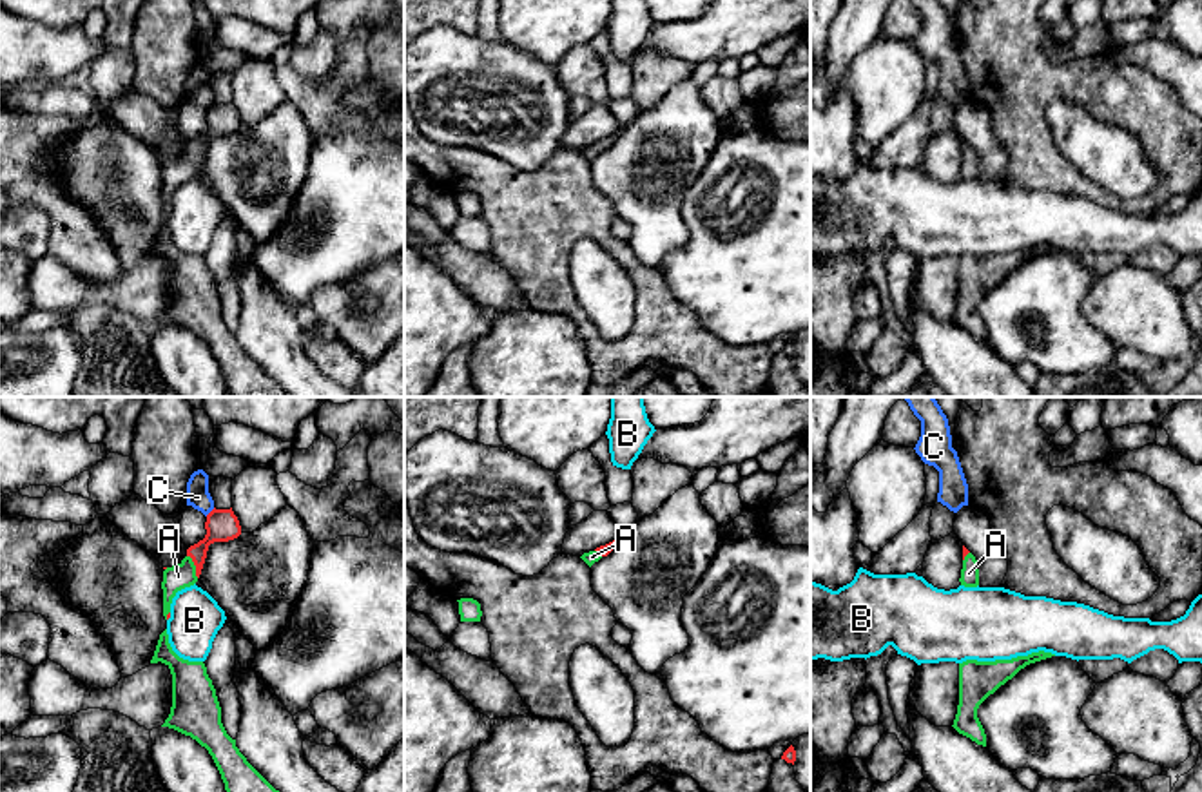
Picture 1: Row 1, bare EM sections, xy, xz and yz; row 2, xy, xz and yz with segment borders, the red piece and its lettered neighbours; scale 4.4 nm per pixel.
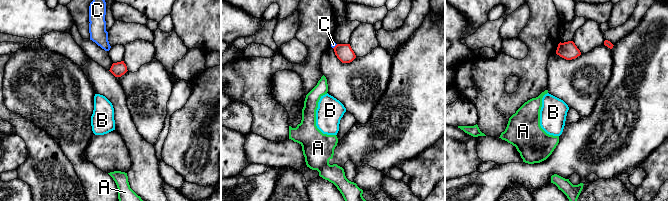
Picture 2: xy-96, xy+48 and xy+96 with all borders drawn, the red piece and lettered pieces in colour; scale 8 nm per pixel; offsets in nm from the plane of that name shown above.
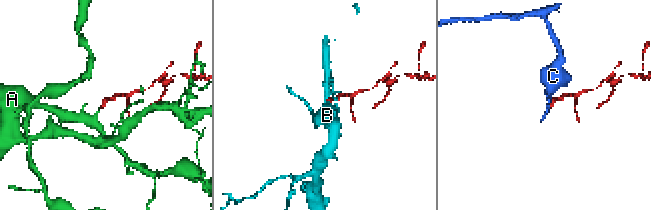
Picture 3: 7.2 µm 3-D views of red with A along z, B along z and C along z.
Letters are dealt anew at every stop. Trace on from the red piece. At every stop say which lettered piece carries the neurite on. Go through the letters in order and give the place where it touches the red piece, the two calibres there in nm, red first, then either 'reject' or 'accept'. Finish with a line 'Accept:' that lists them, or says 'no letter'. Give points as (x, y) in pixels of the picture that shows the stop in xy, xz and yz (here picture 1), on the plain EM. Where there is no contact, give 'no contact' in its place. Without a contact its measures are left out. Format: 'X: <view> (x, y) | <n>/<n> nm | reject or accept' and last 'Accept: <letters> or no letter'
A: xy (194, 158) | 140/110 nm | accept
B: xy (169, 211) | 20/220 nm | reject
C: xy (211, 106) | 140/100 nm | reject
Accept: A

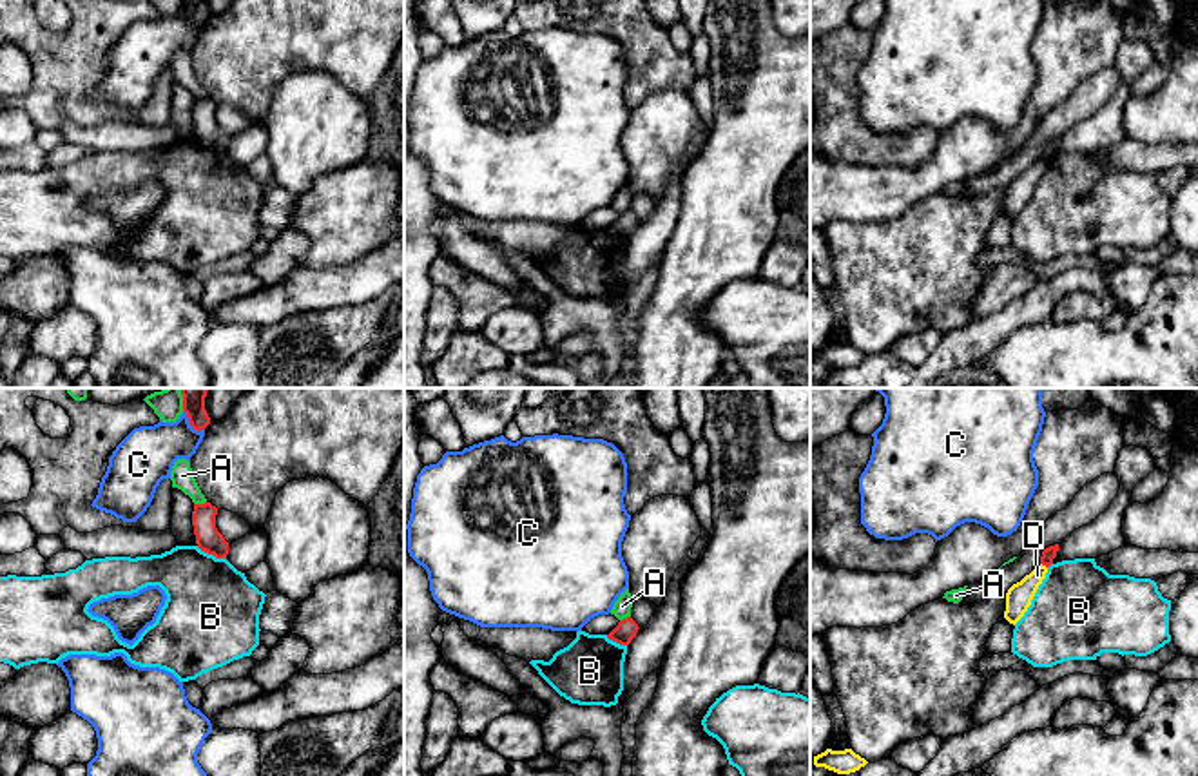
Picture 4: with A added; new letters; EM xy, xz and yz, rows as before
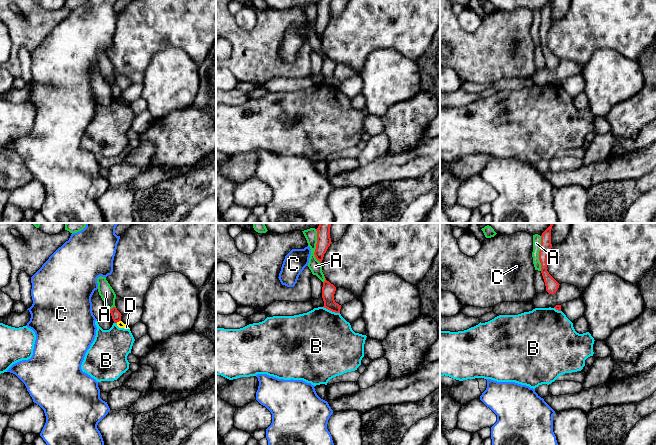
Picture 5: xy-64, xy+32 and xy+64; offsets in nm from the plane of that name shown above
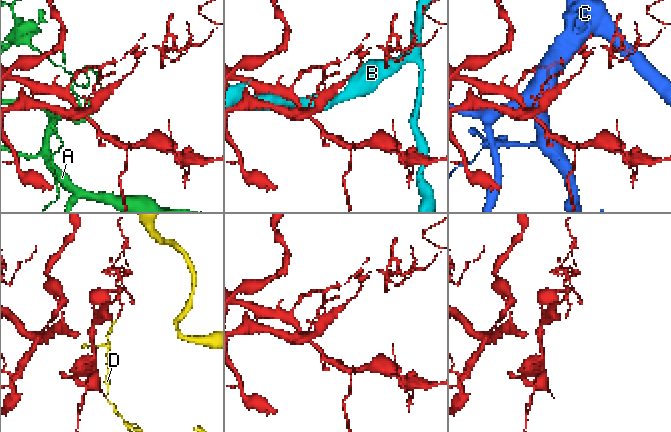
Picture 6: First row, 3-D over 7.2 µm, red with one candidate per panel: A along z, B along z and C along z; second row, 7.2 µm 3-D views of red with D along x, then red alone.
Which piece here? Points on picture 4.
A: xy (200, 98) | 110/100 nm | reject
B: xy (211, 147) | 110/420 nm | reject
C: xy (191, 19) | 90/240 nm | reject
D: yz (1044, 158) | 60/120 nm | reject
Accept: no letter

